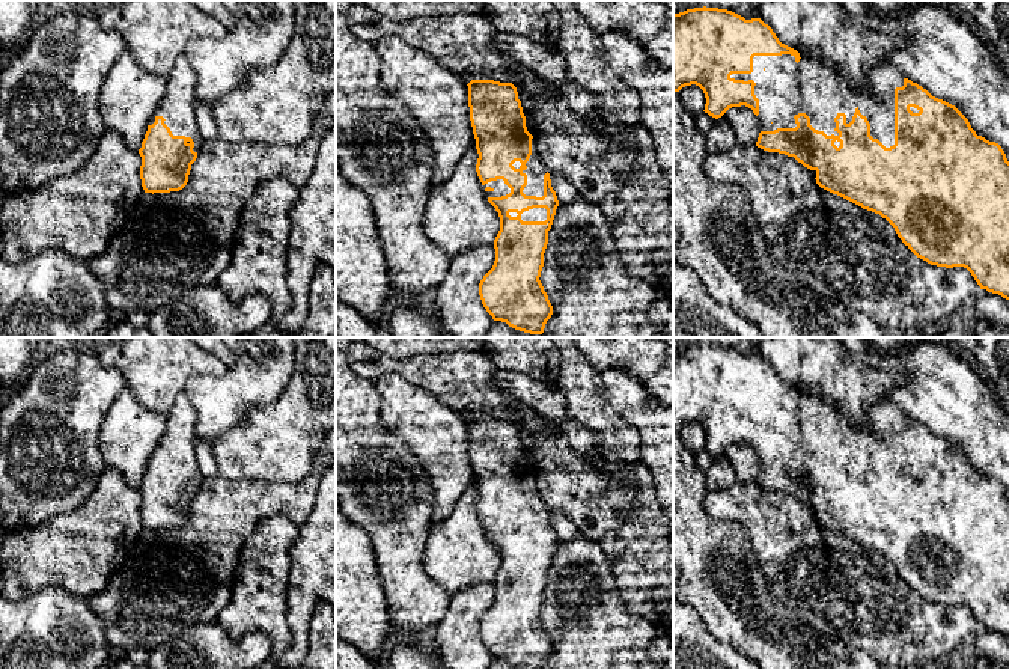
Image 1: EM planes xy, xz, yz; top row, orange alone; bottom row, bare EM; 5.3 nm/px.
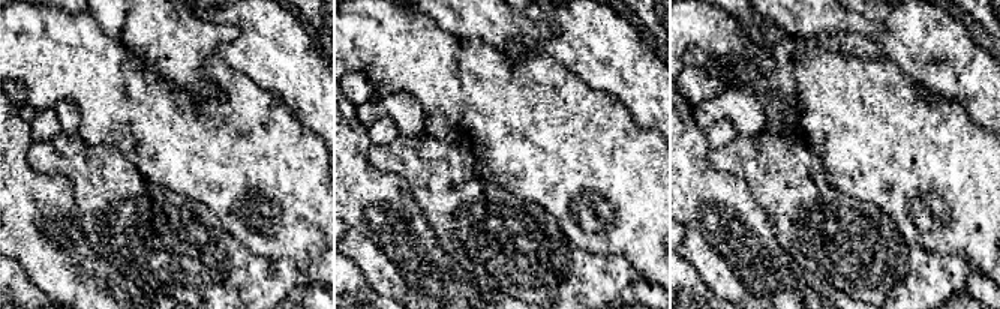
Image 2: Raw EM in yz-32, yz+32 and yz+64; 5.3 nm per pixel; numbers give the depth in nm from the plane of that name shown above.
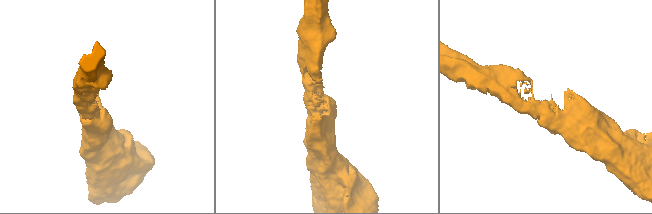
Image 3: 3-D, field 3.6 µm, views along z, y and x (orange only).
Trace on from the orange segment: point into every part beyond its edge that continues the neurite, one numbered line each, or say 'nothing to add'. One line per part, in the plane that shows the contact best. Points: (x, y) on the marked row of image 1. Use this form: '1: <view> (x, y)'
1: yz (813, 86)

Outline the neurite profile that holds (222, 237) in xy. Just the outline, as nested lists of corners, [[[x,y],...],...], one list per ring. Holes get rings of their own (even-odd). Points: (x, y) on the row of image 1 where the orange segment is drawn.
[[[336,92],[325,98],[310,137],[297,146],[245,140],[232,143],[220,136],[205,140],[191,164],[187,185],[179,191],[145,193],[107,250],[87,262],[102,282],[111,315],[117,318],[136,310],[152,313],[173,304],[188,288],[217,283],[232,264],[244,205],[262,182],[276,176],[304,187],[315,167],[319,143],[331,127],[336,127]]]

